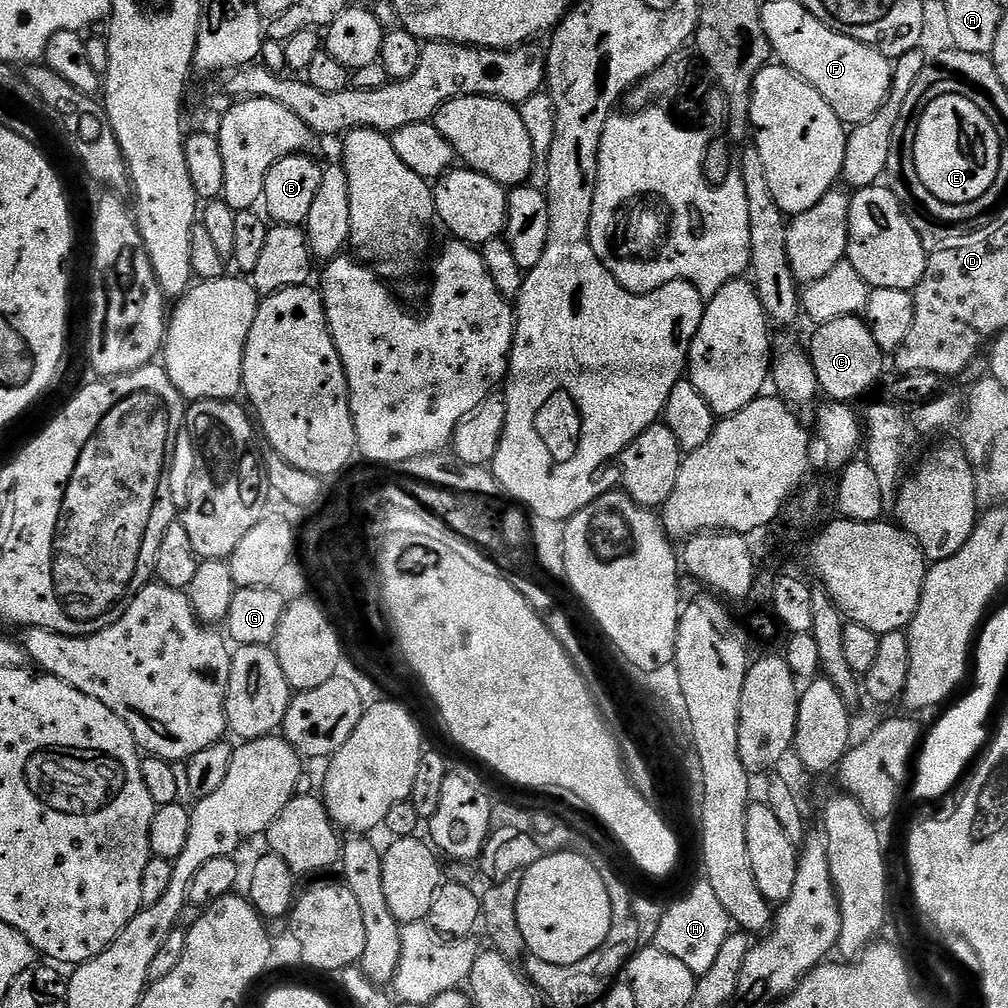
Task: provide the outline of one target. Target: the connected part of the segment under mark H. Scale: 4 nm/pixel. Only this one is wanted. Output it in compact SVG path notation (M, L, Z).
M699 882L681 900L668 904L662 914L661 925L654 941L654 947L662 950L662 954L670 954L670 958L678 958L686 970L690 970L698 978L714 966L718 959L718 950L722 950L722 942L730 935L730 921L726 910L722 910L722 902L714 895L714 889L707 882Z

